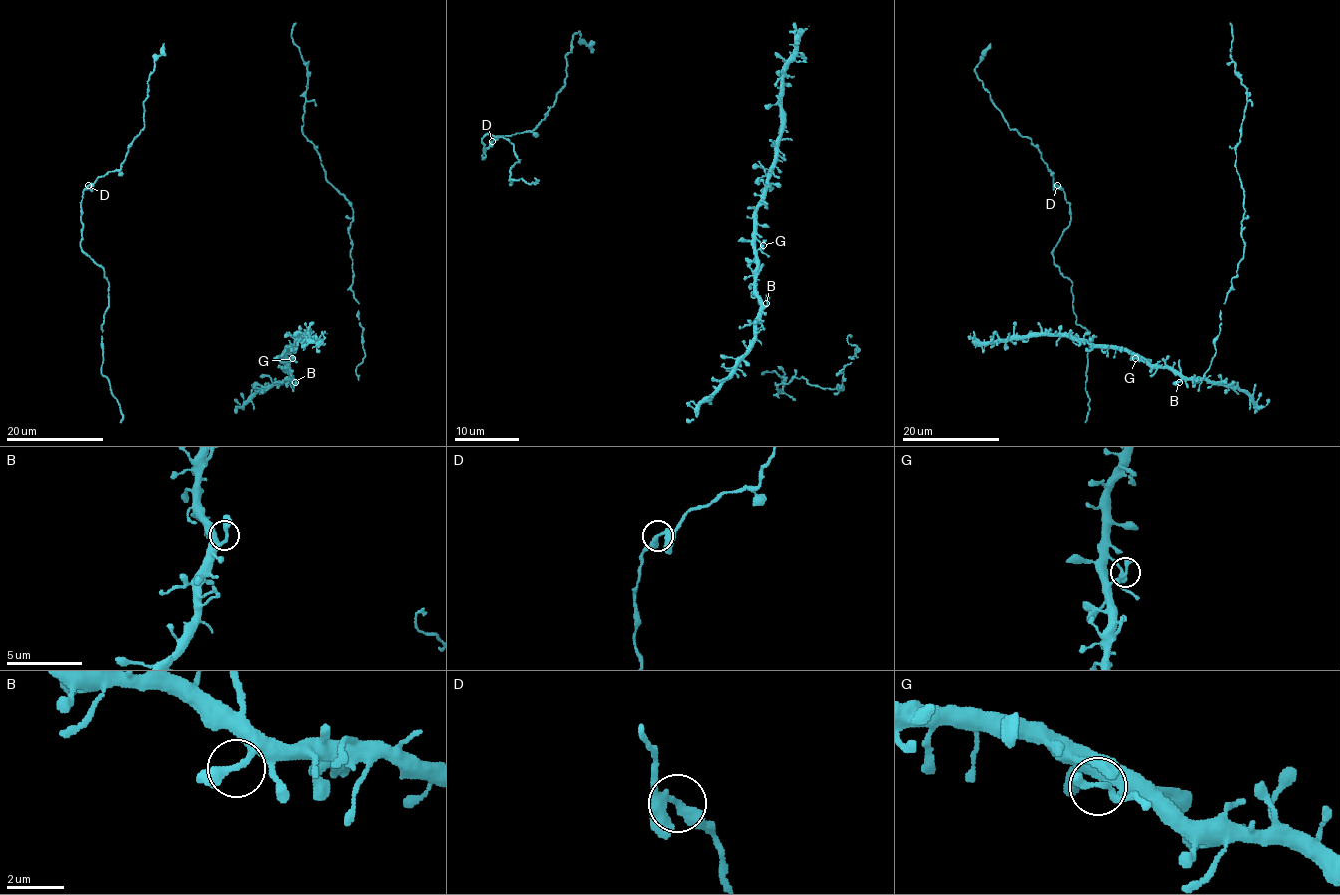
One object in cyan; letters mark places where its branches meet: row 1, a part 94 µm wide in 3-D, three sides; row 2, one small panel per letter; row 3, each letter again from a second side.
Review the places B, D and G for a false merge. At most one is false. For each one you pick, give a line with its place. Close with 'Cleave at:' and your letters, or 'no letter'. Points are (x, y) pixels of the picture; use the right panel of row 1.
Cleave at: no letter

